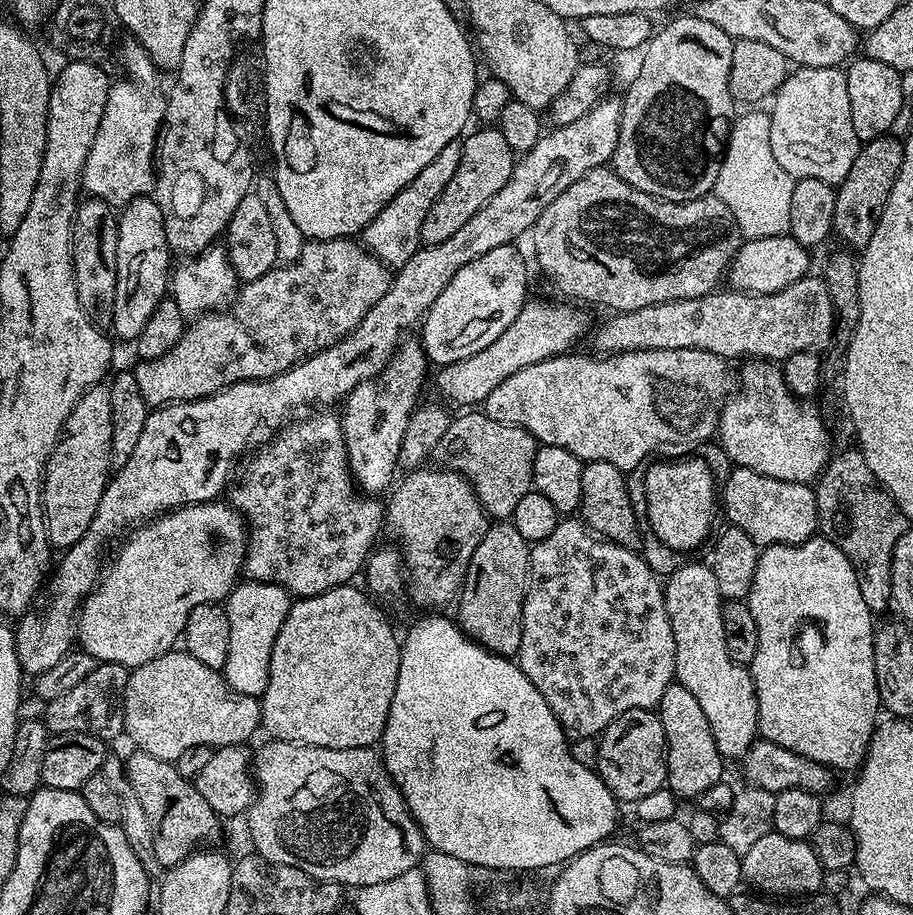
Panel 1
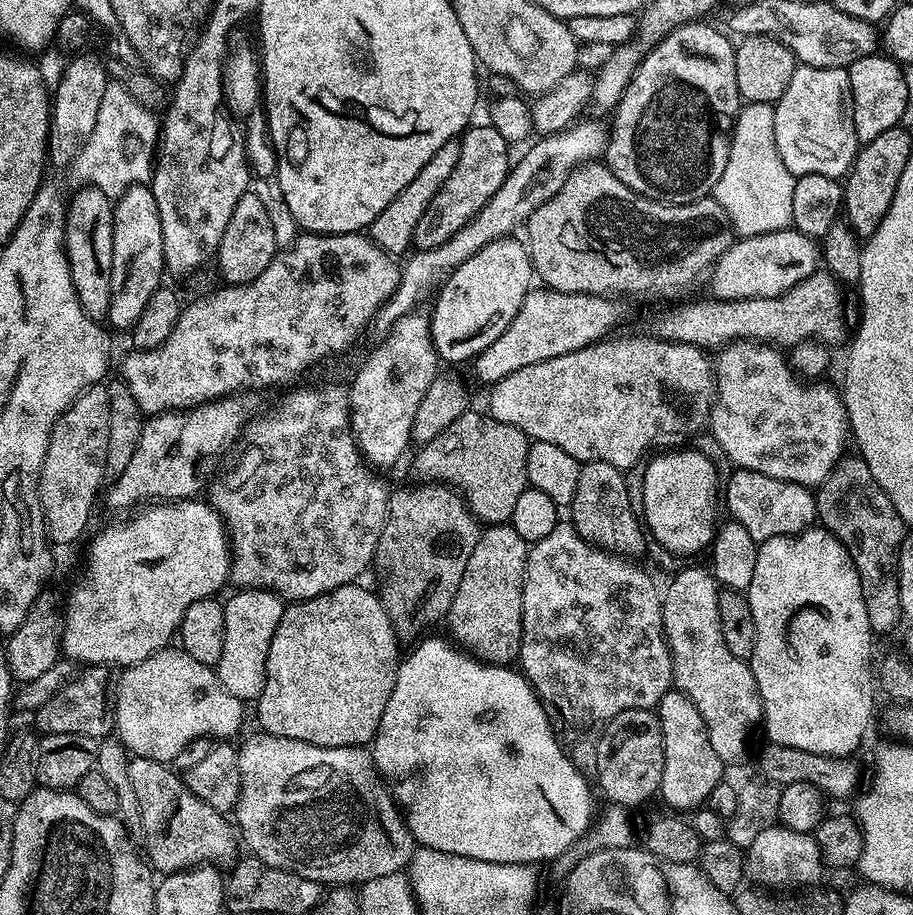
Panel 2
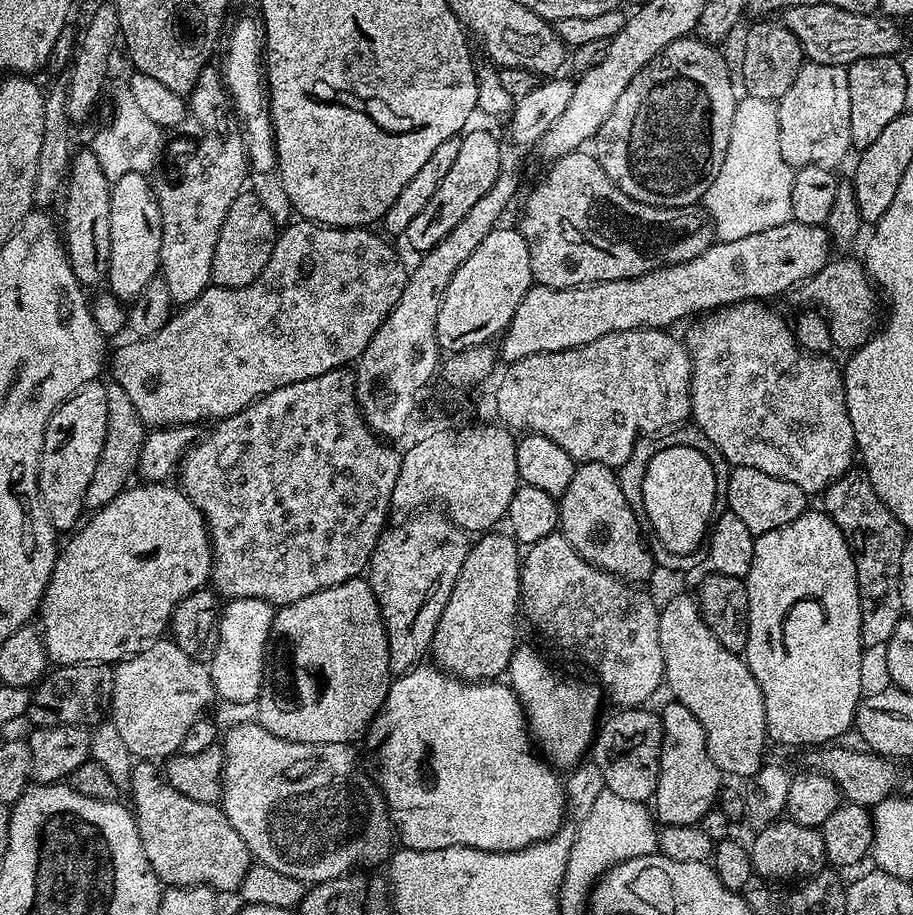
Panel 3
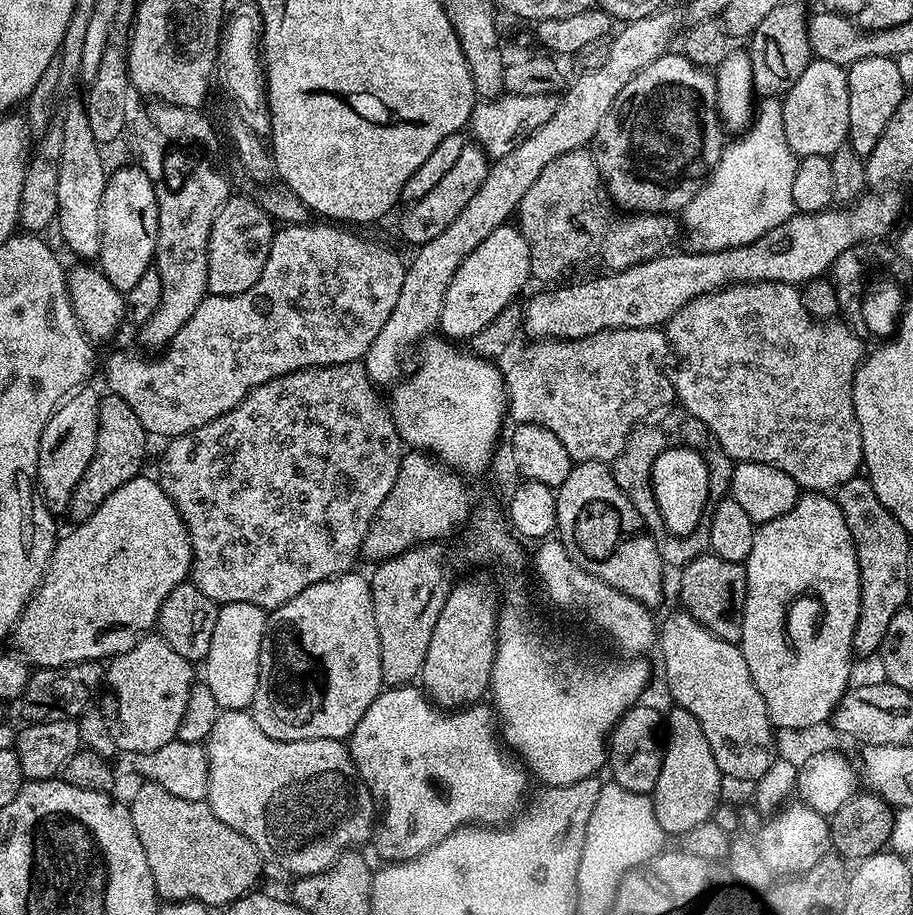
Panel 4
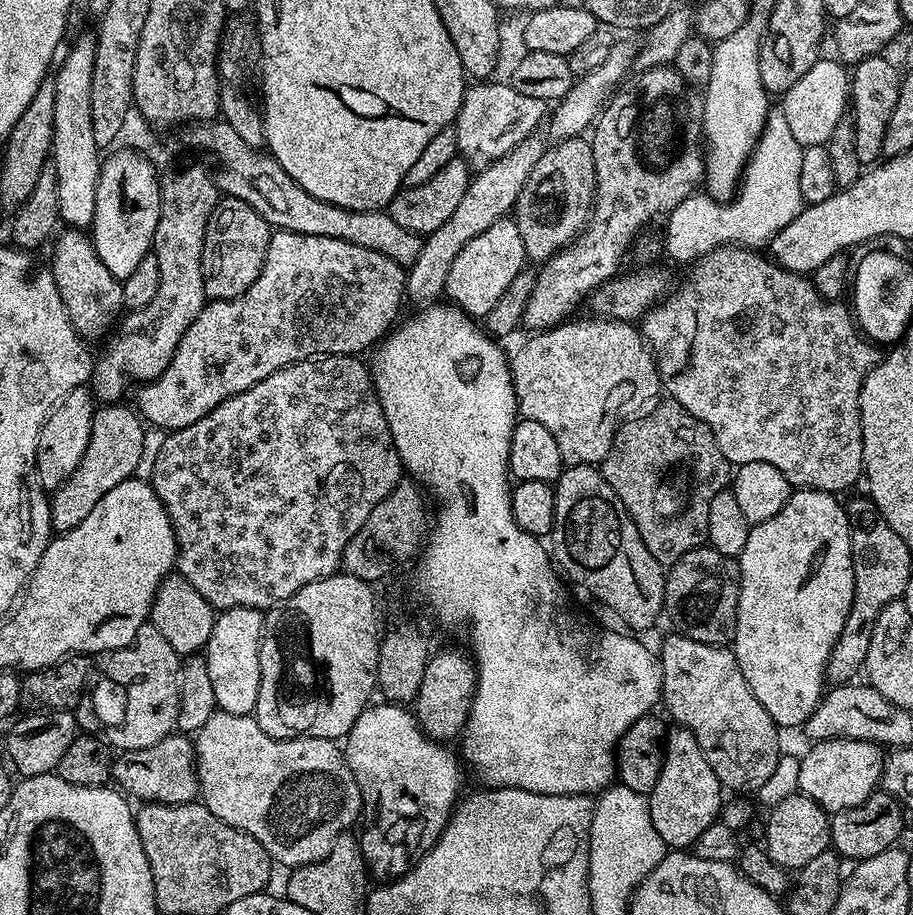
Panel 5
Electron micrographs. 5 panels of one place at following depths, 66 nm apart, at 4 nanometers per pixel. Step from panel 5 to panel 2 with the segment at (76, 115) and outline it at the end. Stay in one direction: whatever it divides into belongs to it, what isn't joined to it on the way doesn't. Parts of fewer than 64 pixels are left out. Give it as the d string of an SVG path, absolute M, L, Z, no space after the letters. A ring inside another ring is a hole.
M95 186L75 189L66 204L64 249L68 255L70 278L82 310L91 320L104 322L110 306L110 270L114 266L113 201Z

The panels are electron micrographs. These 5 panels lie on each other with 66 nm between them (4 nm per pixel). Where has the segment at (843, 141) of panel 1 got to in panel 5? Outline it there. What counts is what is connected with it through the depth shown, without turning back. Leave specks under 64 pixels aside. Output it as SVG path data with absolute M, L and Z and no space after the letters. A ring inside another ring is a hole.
M821 58L817 60L790 90L783 93L782 105L785 110L787 125L798 142L804 148L827 145L830 134L838 126L840 120L845 119L846 109L850 104L850 72L839 59Z

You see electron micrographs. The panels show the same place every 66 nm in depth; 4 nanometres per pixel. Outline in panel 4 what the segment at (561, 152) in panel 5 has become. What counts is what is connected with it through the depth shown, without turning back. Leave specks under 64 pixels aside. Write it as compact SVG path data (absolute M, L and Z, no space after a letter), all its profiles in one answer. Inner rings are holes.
M587 147L570 150L554 158L554 162L538 174L534 186L526 190L526 198L522 198L518 209L518 227L526 238L526 246L530 246L531 275L535 279L537 276L540 280L556 280L552 282L563 281L563 276L575 268L592 268L595 264L601 264L601 269L621 272L623 268L665 255L675 245L672 243L676 240L676 226L678 228L678 220L672 214L638 211L625 214L617 210L604 191L604 181L600 179L596 160Z

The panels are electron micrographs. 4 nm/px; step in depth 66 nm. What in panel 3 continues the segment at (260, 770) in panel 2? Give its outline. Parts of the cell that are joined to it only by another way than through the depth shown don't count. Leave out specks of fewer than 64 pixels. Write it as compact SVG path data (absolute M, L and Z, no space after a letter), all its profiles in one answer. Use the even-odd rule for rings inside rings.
M258 722L252 724L236 724L228 733L223 733L222 747L224 750L224 794L222 807L230 826L242 834L242 842L251 850L253 857L259 863L270 866L270 870L279 870L282 874L290 874L290 878L298 878L305 886L321 884L327 880L333 880L339 876L347 876L353 870L360 870L363 864L380 864L391 857L394 851L394 829L392 819L388 813L388 804L384 800L380 789L370 779L369 773L364 772L356 765L356 756L351 752L348 744L303 744L302 742L290 742L270 734Z

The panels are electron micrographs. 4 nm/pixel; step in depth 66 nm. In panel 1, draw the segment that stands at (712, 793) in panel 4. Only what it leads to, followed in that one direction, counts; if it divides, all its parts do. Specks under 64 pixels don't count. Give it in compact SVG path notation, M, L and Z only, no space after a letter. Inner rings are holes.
M679 682L668 685L666 694L662 694L658 705L658 715L662 722L662 730L666 734L668 747L668 778L667 787L677 797L691 796L697 798L722 780L725 775L725 757L720 755L714 742L714 734L710 730L710 722L706 722L706 714L702 706Z

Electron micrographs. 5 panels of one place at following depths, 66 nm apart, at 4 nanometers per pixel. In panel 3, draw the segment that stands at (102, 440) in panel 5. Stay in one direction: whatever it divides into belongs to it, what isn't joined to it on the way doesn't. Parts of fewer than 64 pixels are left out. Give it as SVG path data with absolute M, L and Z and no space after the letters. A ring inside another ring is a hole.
M115 382L109 383L106 387L106 414L108 415L106 442L98 458L98 466L94 466L94 478L90 478L90 486L84 495L84 506L88 510L106 506L116 495L129 487L140 466L140 455L146 435L146 425L142 418L138 418L138 410L130 406L130 397L126 390L122 390L122 386Z

